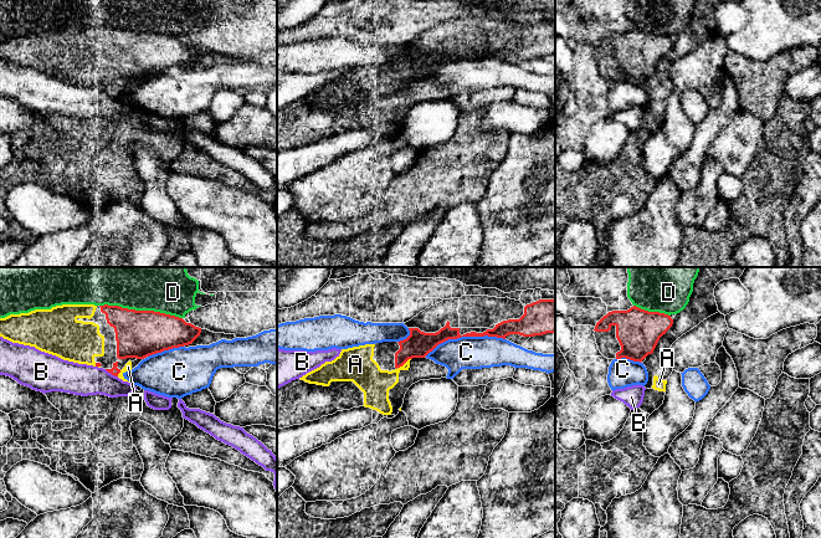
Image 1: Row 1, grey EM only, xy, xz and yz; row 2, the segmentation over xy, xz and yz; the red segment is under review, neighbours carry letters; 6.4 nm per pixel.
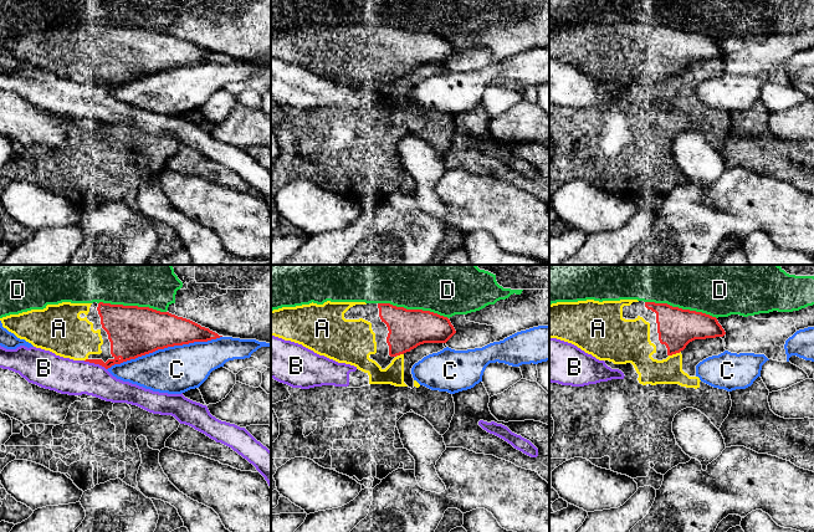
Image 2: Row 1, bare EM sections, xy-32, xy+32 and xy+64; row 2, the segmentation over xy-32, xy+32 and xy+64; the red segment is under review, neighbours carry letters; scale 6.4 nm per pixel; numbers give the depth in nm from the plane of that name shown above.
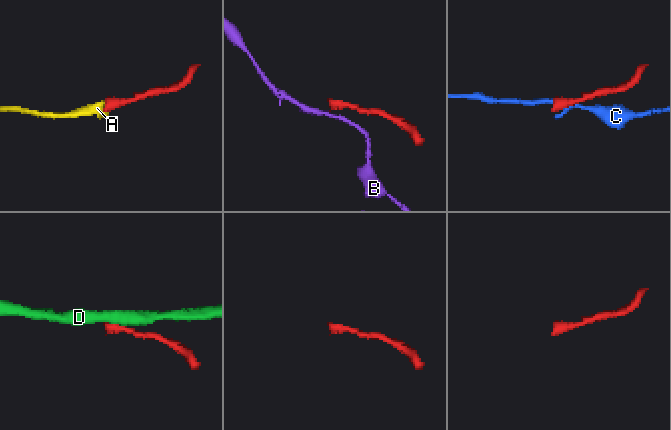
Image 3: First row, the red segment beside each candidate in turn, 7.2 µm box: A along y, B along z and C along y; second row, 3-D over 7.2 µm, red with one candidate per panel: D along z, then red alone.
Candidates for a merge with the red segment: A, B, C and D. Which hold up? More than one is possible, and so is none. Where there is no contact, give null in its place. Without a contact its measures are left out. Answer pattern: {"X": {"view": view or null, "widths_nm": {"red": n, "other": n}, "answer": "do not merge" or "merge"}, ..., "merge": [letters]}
{"A": {"view": "xz", "widths_nm": {"red": 170, "other": 200}, "answer": "merge"}, "B": {"view": "xy", "widths_nm": {"red": 60, "other": 200}, "answer": "do not merge"}, "C": {"view": "xz", "widths_nm": {"red": 120, "other": 200}, "answer": "do not merge"}, "D": {"view": "xy", "widths_nm": {"red": 300, "other": 240}, "answer": "do not merge"}, "merge": ["A"]}

